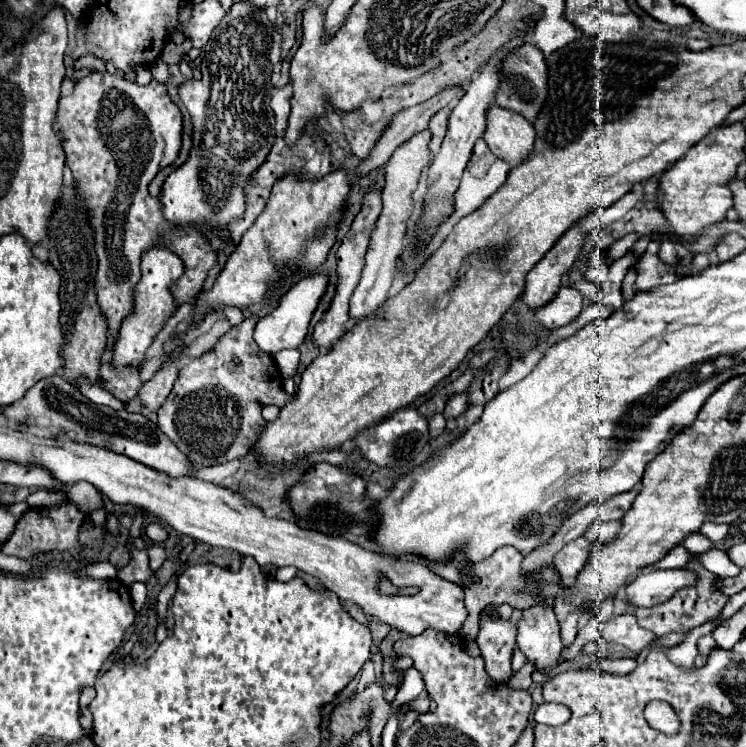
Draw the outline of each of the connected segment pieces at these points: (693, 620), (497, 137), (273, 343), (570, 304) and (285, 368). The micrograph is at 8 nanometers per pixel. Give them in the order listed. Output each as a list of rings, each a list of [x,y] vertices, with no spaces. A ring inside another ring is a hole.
[[[690,562],[688,564],[690,570],[694,570],[698,574],[698,582],[696,586],[690,586],[690,588],[682,588],[676,592],[674,598],[670,598],[668,602],[662,602],[662,604],[656,604],[652,608],[636,608],[636,620],[642,628],[654,632],[656,636],[664,636],[664,634],[670,634],[670,632],[690,632],[692,628],[716,618],[724,604],[726,604],[726,596],[714,586],[714,574],[710,574],[708,570],[704,570],[704,566],[700,562]]]
[[[496,104],[488,108],[484,140],[498,158],[508,160],[512,166],[520,164],[532,150],[534,138],[536,132],[524,116],[516,116],[516,112],[508,112]]]
[[[320,272],[320,274],[314,274],[314,276],[308,276],[304,280],[300,280],[298,284],[294,284],[280,300],[278,308],[272,310],[272,314],[268,314],[266,318],[262,318],[258,324],[256,324],[256,330],[254,330],[254,340],[256,344],[268,352],[268,354],[276,354],[284,348],[298,348],[306,334],[308,334],[308,324],[312,320],[312,314],[314,310],[318,308],[318,302],[320,298],[324,296],[326,292],[326,286],[328,286],[328,274],[326,272]]]
[[[562,286],[552,302],[534,310],[538,322],[546,328],[560,328],[578,318],[584,308],[584,298],[576,288]]]
[[[284,350],[284,352],[276,354],[274,360],[282,372],[282,378],[292,378],[296,374],[296,368],[298,368],[300,352],[298,350]]]

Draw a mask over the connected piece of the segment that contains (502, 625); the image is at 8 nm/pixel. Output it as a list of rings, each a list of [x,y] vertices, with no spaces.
[[[490,614],[480,616],[480,630],[476,636],[482,658],[486,662],[486,672],[494,682],[506,682],[512,676],[510,658],[516,646],[516,630],[508,620],[490,618]]]

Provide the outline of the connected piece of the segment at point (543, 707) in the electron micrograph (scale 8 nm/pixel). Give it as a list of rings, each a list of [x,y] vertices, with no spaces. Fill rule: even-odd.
[[[544,702],[534,710],[534,722],[548,724],[548,726],[560,726],[570,718],[570,712],[562,704],[550,704]]]

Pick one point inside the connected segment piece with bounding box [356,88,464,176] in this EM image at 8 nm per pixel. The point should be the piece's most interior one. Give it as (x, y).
(407, 122)

